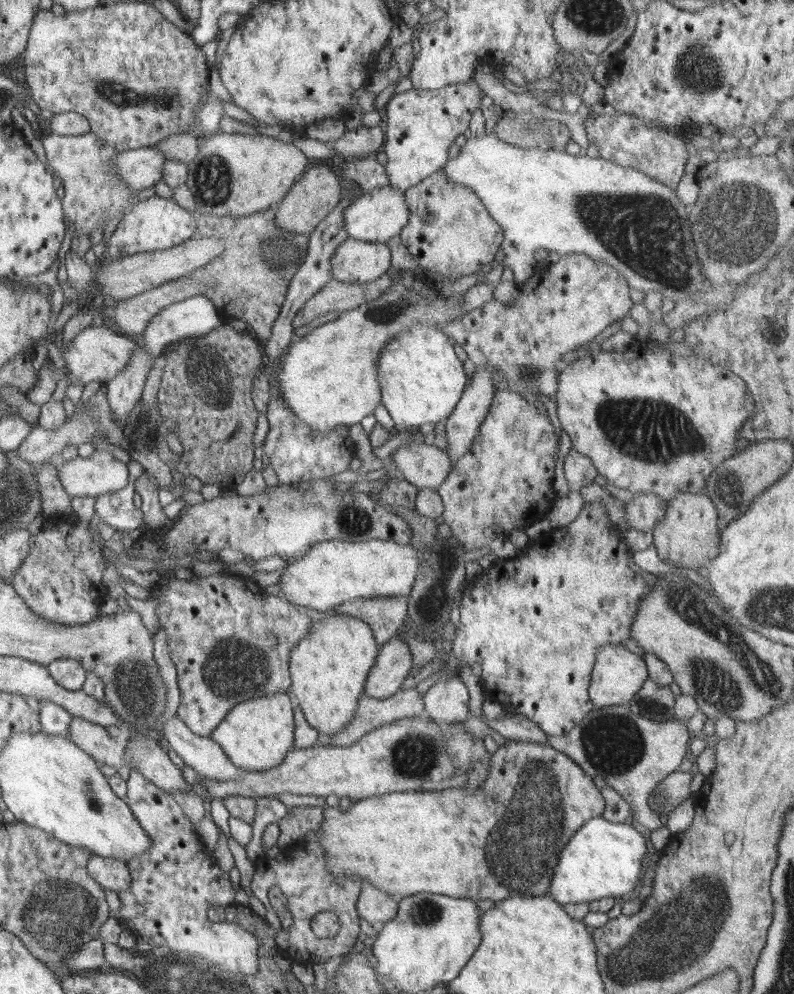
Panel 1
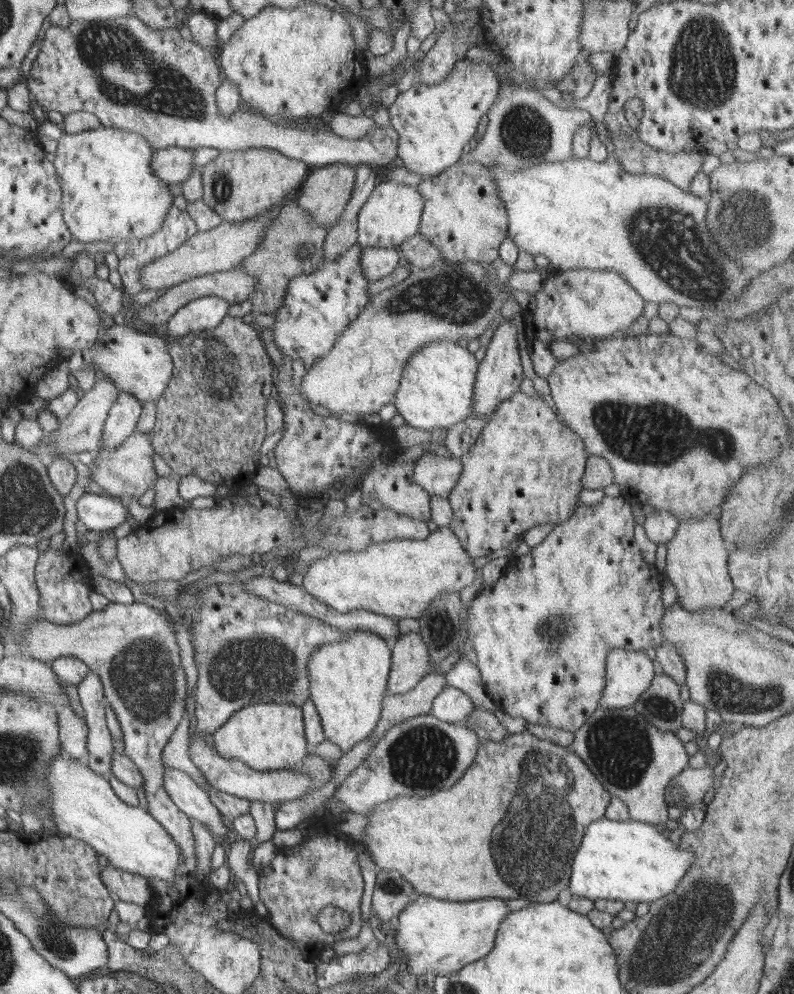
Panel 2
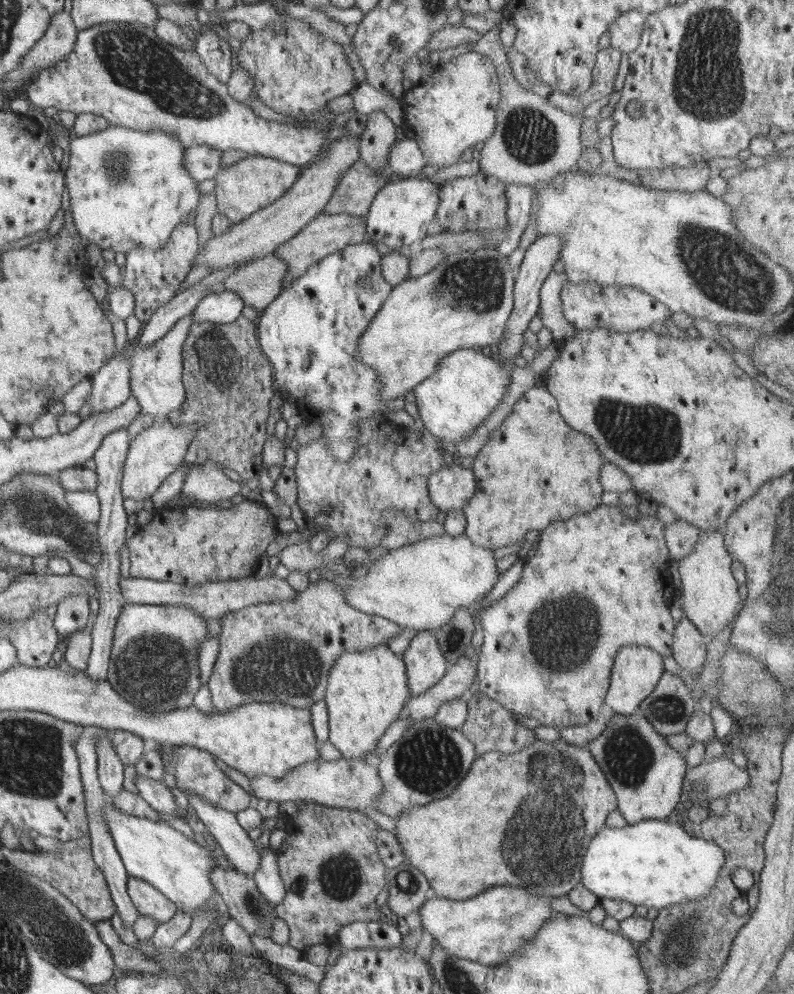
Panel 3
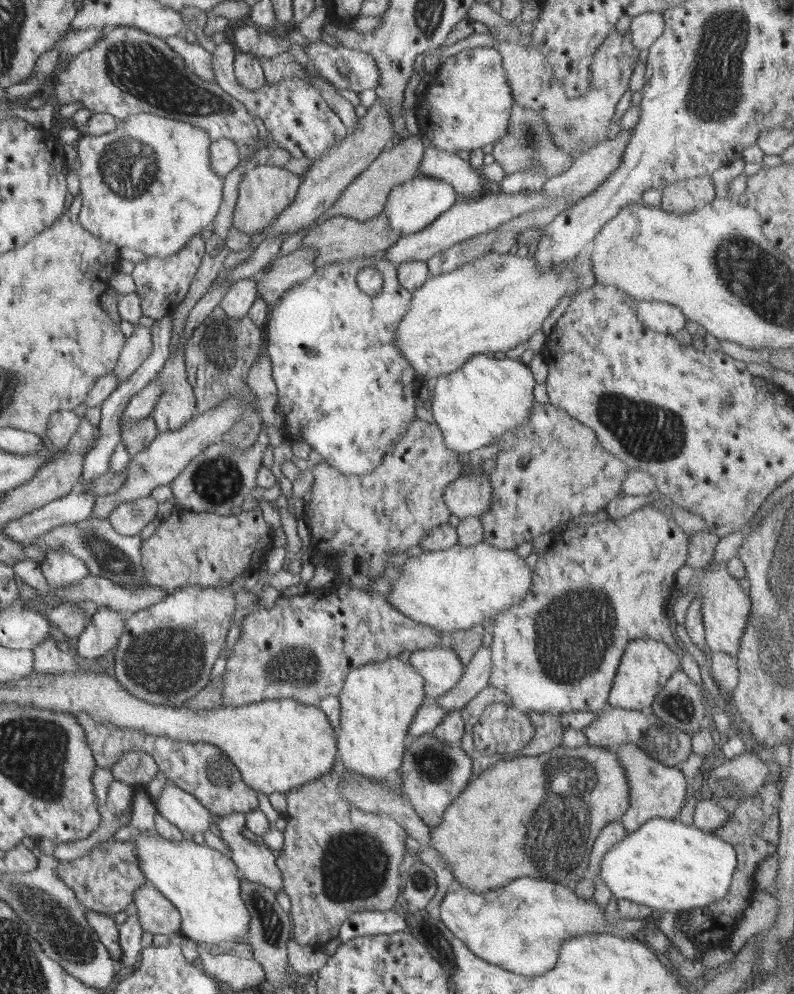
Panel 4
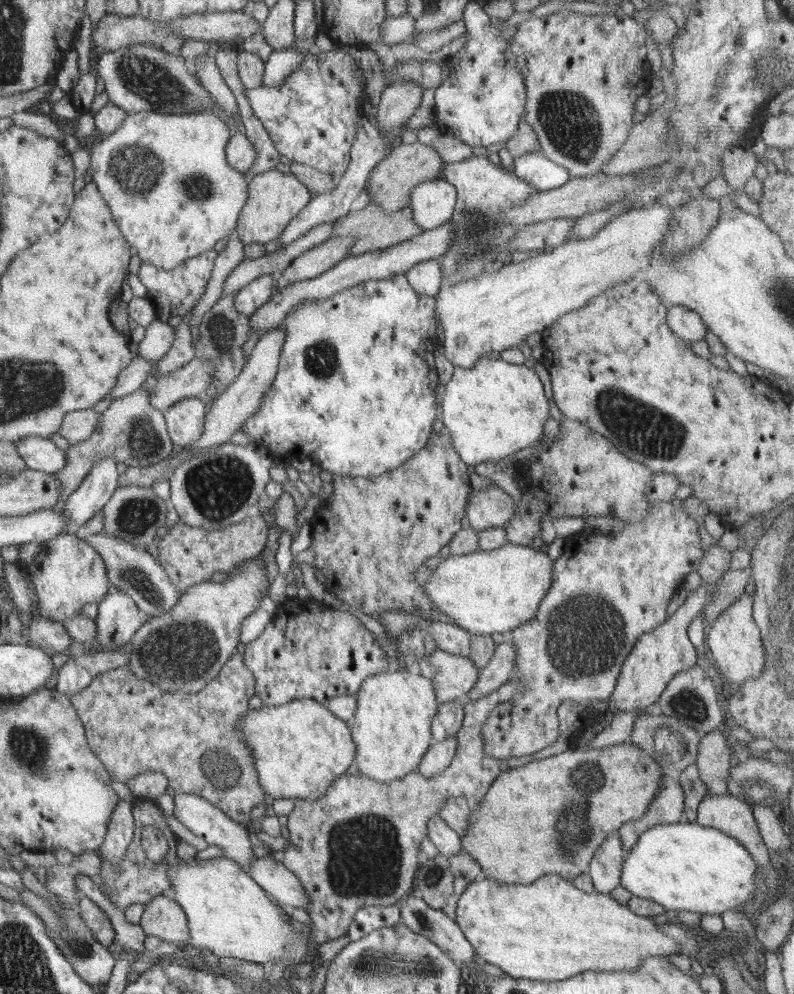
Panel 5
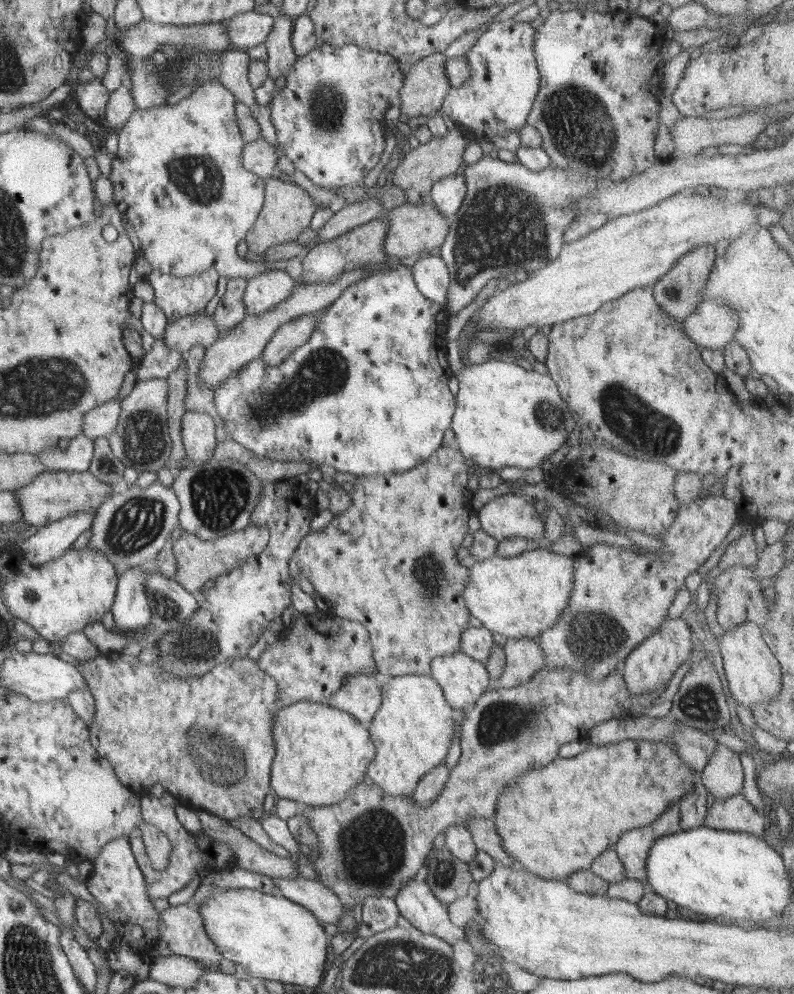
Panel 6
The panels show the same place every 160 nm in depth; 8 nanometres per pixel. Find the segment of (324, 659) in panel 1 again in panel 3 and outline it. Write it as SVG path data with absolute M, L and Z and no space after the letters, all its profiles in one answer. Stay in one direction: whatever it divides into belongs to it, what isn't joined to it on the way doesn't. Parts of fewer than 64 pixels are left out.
M388 644L362 652L342 652L330 671L324 698L329 714L330 742L343 758L365 760L386 729L399 718L411 695L403 658L399 658Z

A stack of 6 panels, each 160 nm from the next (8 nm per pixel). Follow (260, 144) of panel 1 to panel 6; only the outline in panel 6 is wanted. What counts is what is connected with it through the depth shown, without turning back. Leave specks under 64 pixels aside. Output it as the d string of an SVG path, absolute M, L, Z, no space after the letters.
M270 176L264 179L265 201L263 208L259 212L254 226L245 236L250 252L262 254L273 246L278 246L287 242L295 242L298 235L310 226L310 221L317 211L319 205L310 197L310 194L291 180L280 181L276 177Z

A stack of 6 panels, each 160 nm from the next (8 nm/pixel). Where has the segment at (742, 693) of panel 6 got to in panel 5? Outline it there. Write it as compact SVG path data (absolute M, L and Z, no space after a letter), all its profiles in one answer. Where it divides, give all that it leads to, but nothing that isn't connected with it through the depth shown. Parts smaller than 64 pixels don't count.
M744 594L733 602L706 629L707 647L714 658L715 667L731 684L745 684L748 678L758 678L765 671L765 650L760 639L760 630L753 617L753 597Z

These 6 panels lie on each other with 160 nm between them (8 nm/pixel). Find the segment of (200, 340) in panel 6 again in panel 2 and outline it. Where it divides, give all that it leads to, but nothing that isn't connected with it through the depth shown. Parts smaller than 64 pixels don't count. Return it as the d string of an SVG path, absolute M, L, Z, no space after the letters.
M100 378L94 386L87 390L79 399L78 404L61 421L60 429L44 434L40 442L32 448L37 456L46 454L49 459L59 457L75 457L77 453L89 451L95 454L102 449L102 436L104 436L104 425L108 418L108 413L118 398L121 390L108 378Z

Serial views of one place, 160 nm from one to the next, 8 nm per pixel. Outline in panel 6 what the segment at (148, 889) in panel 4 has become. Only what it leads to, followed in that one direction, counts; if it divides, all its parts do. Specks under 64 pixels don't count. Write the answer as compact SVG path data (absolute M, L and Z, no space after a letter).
M190 904L170 905L167 910L160 913L158 930L160 931L159 940L167 942L174 955L195 958L201 964L206 964L204 966L205 972L219 970L220 960L222 960L223 956L219 953L218 947L214 942L210 940L204 926L202 926L202 916Z

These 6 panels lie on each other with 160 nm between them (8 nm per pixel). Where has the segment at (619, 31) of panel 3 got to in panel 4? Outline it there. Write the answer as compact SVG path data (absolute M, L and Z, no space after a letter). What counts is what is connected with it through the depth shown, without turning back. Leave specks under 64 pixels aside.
M662 12L642 13L633 17L630 25L632 44L639 50L646 50L664 32L665 20Z

